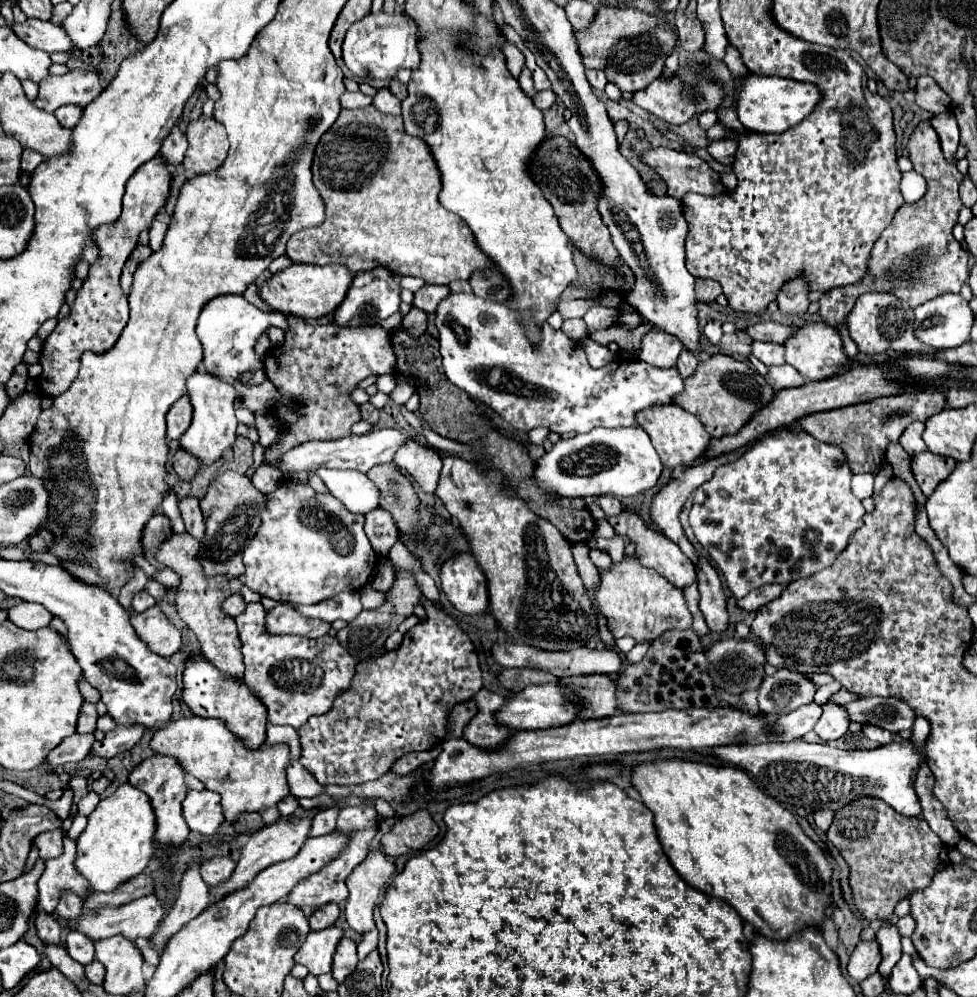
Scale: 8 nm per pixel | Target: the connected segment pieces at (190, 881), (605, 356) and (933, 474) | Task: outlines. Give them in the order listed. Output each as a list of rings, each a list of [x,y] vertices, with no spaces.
[[[202,861],[192,863],[184,871],[182,881],[180,881],[180,895],[174,901],[172,911],[158,927],[158,933],[150,937],[152,947],[162,947],[174,933],[178,933],[188,921],[192,921],[196,915],[200,915],[210,905],[208,885],[204,883],[200,875],[200,863]]]
[[[586,339],[582,343],[582,349],[584,349],[584,353],[586,353],[592,367],[604,367],[606,363],[616,359],[616,353],[612,353],[606,345],[600,345],[600,343],[592,341],[592,339]]]
[[[924,451],[924,453],[912,457],[912,473],[916,477],[918,487],[922,489],[922,493],[926,497],[936,489],[936,485],[942,479],[946,479],[952,473],[954,465],[956,465],[954,459],[940,457],[930,451]]]

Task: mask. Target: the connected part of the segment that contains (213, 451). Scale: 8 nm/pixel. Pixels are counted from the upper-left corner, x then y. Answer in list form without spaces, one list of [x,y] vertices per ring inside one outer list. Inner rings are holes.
[[[196,371],[192,377],[186,381],[188,387],[188,397],[194,407],[194,419],[190,429],[182,435],[180,445],[188,453],[196,455],[202,459],[202,465],[210,465],[218,461],[224,453],[224,449],[232,447],[236,441],[236,415],[234,415],[234,399],[236,399],[236,389],[232,383],[218,379],[216,375],[212,377],[208,371]]]

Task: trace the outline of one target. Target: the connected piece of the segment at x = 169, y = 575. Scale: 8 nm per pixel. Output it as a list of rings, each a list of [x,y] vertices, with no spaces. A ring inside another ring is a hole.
[[[166,567],[166,569],[162,569],[162,571],[158,571],[154,579],[156,579],[156,581],[160,581],[160,583],[164,583],[168,589],[170,589],[172,585],[178,585],[178,581],[180,581],[180,579],[178,579],[178,575],[176,575],[174,571],[170,571],[168,567]]]

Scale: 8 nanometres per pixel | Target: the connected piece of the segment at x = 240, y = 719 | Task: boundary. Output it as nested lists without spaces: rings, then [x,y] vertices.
[[[192,657],[184,669],[184,703],[190,711],[204,719],[222,719],[226,727],[244,743],[248,749],[260,749],[266,741],[266,709],[250,695],[250,689],[242,683],[222,679],[218,671],[204,659]]]

